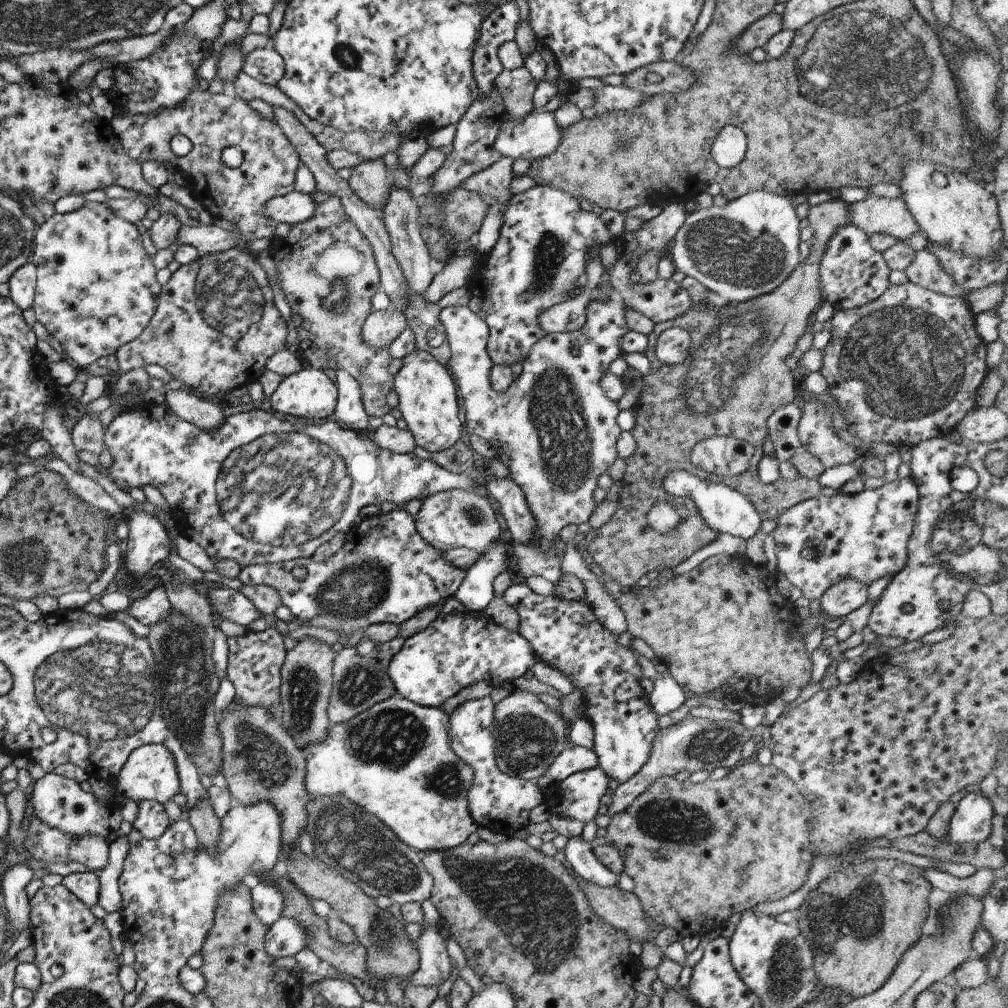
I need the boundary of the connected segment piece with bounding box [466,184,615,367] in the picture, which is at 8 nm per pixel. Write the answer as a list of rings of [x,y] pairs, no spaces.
[[[537,185],[532,188],[516,194],[511,195],[502,208],[500,214],[500,227],[499,236],[496,238],[493,248],[490,248],[488,254],[477,261],[476,266],[473,268],[473,274],[470,282],[466,285],[468,289],[467,306],[471,312],[474,312],[488,328],[488,339],[486,341],[486,352],[493,365],[503,365],[509,367],[510,364],[515,362],[523,362],[524,358],[530,352],[533,346],[540,338],[543,338],[547,333],[539,326],[538,316],[544,311],[565,302],[567,299],[573,298],[577,290],[579,290],[581,283],[584,280],[584,266],[586,265],[586,253],[592,249],[599,250],[598,247],[611,243],[611,238],[615,237],[607,230],[605,223],[600,219],[600,215],[596,215],[592,211],[585,211],[578,207],[578,200],[573,198],[570,194],[563,192],[561,189],[550,187],[549,185]]]

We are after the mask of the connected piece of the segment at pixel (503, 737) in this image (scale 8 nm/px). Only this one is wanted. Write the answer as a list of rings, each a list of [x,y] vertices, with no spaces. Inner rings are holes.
[[[511,690],[494,704],[490,735],[497,768],[507,776],[532,781],[541,776],[551,761],[567,746],[566,723],[559,711],[551,710],[533,693]]]

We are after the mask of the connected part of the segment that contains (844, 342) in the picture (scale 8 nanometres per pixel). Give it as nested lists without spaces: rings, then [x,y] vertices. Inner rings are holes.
[[[908,281],[902,285],[890,284],[879,298],[865,303],[863,306],[835,310],[829,319],[831,324],[830,339],[822,348],[823,356],[818,371],[827,384],[825,393],[829,394],[839,406],[839,414],[842,415],[847,424],[846,430],[853,436],[857,436],[861,442],[865,442],[865,444],[886,442],[905,445],[910,448],[924,440],[951,432],[968,413],[968,410],[973,408],[975,391],[988,369],[986,366],[986,345],[975,332],[974,315],[970,312],[966,298],[946,297],[941,293],[925,290]]]

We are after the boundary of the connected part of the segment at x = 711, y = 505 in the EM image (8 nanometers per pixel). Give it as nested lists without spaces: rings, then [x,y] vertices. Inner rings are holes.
[[[721,483],[719,490],[713,490],[713,498],[699,506],[698,513],[716,533],[727,533],[745,540],[759,532],[761,519],[754,506],[740,492]]]

